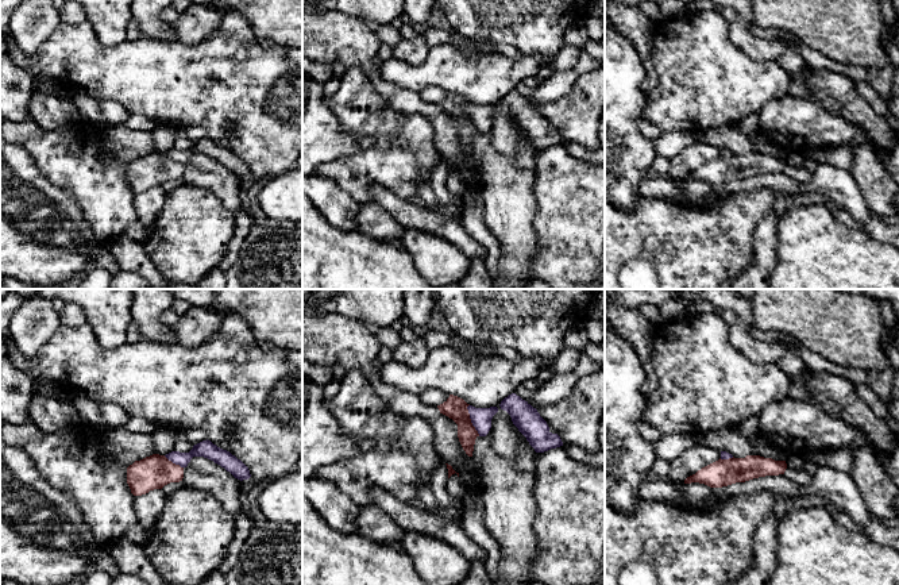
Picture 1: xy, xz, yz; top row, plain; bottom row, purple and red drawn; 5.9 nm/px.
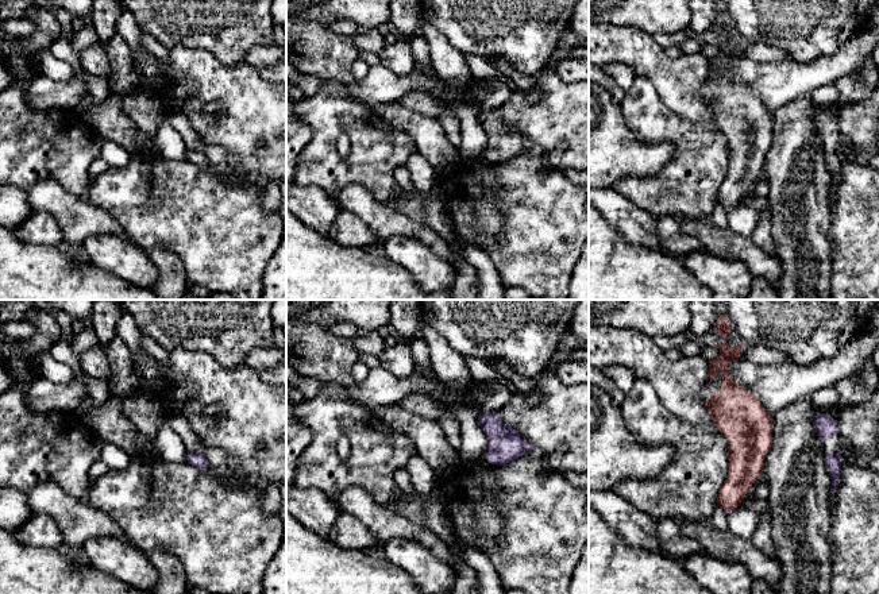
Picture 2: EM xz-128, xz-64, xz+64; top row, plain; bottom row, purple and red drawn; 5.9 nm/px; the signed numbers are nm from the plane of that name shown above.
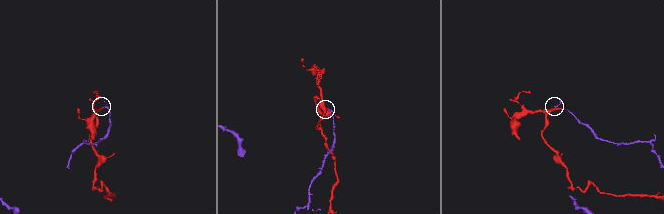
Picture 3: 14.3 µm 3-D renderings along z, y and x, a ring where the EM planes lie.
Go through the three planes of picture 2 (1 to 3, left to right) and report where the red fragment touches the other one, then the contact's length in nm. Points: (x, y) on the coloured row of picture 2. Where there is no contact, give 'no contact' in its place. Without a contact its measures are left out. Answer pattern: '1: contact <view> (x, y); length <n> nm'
1: no contact
2: no contact
3: no contact

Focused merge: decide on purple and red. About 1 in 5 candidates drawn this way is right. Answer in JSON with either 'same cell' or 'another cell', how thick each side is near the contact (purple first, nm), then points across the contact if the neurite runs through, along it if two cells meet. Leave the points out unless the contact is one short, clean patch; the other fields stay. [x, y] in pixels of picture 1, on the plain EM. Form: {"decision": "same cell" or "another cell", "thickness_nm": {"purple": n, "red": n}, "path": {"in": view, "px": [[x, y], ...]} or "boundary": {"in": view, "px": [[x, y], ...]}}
{"decision": "another cell", "thickness_nm": {"purple": 130, "red": 140}, "boundary": {"in": "xz", "px": [[469, 102], [470, 119], [479, 133]]}}

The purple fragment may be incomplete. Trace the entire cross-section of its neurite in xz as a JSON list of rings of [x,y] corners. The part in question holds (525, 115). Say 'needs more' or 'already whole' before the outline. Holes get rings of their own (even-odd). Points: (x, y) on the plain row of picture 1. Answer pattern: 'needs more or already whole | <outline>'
already whole | [[[516,91],[505,95],[499,104],[510,112],[513,122],[536,150],[563,143],[560,134],[549,128],[547,119],[540,113],[537,107]]]

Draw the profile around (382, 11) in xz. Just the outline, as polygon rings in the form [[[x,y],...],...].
[[[302,0],[302,12],[340,12],[389,24],[402,15],[405,0]]]

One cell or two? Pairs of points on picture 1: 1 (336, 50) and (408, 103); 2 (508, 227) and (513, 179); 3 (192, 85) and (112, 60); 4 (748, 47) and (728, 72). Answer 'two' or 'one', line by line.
1: one
2: one
3: one
4: two

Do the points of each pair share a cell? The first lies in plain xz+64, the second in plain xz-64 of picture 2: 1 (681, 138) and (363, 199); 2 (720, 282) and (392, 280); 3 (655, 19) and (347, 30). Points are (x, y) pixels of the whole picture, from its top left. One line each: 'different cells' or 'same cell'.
1: different cells
2: different cells
3: different cells

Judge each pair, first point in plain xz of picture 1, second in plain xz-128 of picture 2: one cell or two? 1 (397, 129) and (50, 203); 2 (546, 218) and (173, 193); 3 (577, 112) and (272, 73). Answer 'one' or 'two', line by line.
1: two
2: one
3: two

